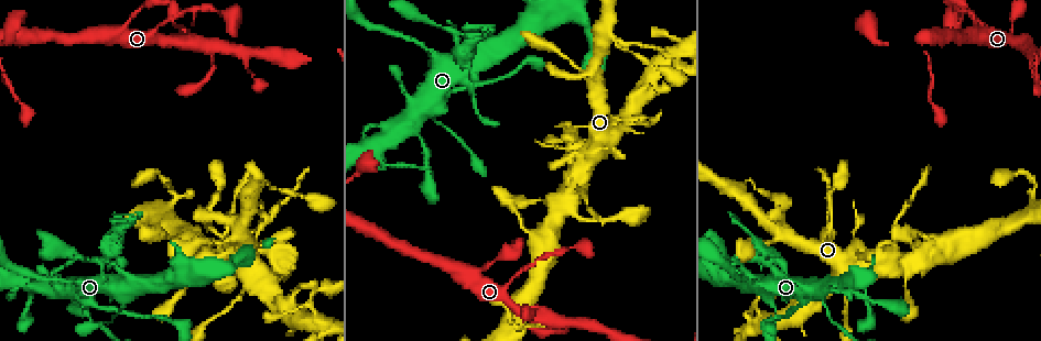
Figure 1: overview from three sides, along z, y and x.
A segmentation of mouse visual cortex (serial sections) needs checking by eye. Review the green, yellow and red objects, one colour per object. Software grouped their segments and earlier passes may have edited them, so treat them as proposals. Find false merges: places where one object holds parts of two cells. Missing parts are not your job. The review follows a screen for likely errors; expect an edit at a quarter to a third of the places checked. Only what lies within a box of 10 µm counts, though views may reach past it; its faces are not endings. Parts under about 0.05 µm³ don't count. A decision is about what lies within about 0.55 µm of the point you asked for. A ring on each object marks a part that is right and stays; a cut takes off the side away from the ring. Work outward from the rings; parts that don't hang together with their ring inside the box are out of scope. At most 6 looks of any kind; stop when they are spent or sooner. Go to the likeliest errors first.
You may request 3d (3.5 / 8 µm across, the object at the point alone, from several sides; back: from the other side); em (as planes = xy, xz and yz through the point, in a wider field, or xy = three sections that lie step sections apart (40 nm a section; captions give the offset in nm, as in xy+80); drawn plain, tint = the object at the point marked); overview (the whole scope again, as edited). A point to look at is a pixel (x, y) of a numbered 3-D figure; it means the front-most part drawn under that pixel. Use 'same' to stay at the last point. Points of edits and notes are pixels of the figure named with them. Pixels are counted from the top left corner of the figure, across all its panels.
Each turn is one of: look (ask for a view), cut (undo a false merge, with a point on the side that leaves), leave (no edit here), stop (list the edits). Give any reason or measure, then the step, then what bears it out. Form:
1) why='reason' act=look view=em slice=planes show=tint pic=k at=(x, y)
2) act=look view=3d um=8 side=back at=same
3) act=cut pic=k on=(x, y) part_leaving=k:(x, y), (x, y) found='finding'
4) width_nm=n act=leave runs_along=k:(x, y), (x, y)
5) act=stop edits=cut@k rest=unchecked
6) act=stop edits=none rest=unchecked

why='sharp bend' act=look view=3d um=3.5 side=back pic=1 at=(774, 258)

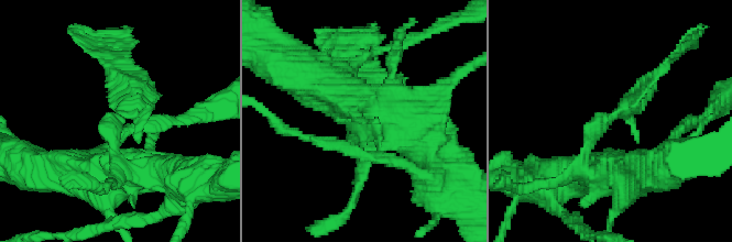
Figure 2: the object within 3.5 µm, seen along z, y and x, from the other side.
act=look view=em slice=xy step=2 show=tint pic=2 at=(124, 114)

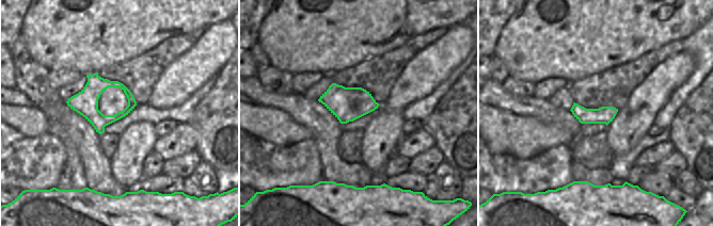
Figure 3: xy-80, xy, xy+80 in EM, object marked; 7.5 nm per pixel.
why='cut it another way' act=look view=em slice=xy step=5 show=tint at=same

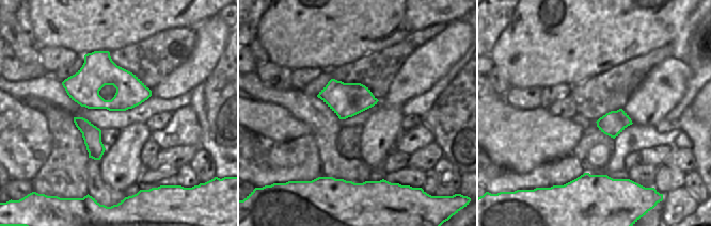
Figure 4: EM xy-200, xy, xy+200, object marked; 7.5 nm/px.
act=leave runs_along=2:(583, 168), (598, 124), (657, 70) found='one cell here'

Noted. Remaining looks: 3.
why='three arms meet' act=look view=3d um=3.5 side=back pic=1 at=(545, 315)

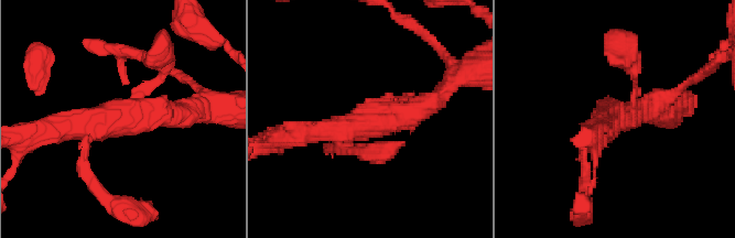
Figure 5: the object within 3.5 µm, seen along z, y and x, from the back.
why='now the EM' act=look view=em slice=xy step=5 show=tint pic=5 at=(376, 119)

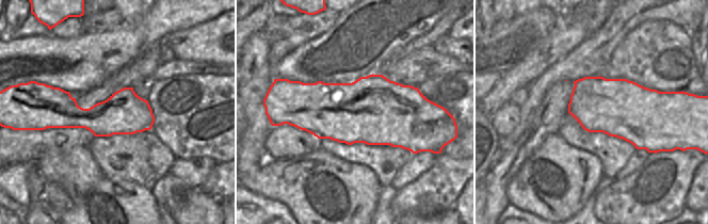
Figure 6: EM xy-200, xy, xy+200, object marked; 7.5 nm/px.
arm_widths_nm=100,300,300 act=leave runs_along=5:(439, 95), (404, 117), (303, 133) found='one cell here'

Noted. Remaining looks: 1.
act=stop edits=none rest=unchecked

